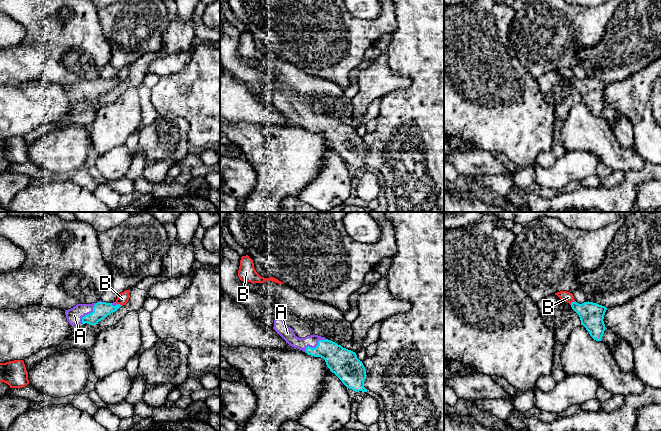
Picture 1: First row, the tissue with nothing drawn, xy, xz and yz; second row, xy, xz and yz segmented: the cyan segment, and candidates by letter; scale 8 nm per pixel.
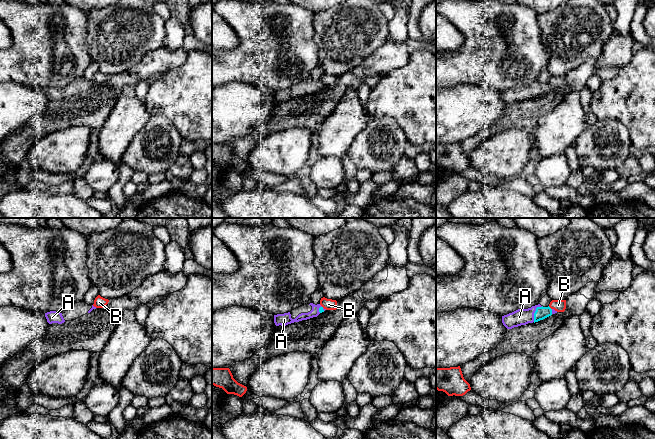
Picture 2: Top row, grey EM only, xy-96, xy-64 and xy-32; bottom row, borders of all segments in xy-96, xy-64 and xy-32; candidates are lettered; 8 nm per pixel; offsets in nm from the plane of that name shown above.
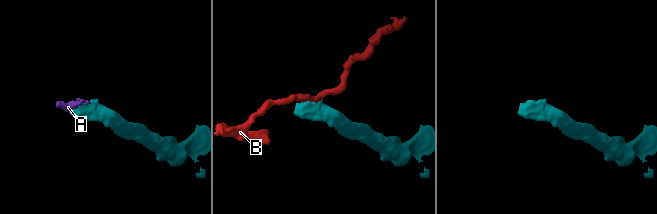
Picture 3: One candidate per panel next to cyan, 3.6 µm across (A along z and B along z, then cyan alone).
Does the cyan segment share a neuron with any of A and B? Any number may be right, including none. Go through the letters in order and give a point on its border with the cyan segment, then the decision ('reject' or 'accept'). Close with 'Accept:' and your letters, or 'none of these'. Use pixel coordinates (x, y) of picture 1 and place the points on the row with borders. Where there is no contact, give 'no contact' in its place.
A: xz (316, 346) | accept
B: xy (119, 304) | reject
Accept: A

